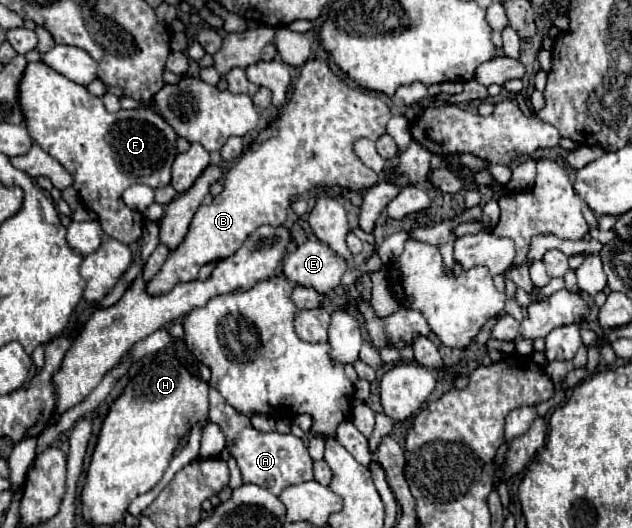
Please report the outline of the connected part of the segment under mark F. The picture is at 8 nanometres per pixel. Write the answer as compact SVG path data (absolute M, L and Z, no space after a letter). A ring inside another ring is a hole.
M42 61L26 65L26 71L22 73L22 79L18 83L18 101L24 113L24 125L30 131L30 139L34 139L36 145L40 145L52 159L56 159L72 175L74 179L72 187L80 193L84 207L92 209L98 215L102 229L110 237L126 245L138 241L142 237L144 219L138 211L126 207L126 203L122 201L122 193L134 183L144 183L154 189L158 185L166 187L170 183L170 169L178 153L174 129L158 113L150 111L144 105L134 111L120 109L116 113L108 113L104 109L102 99L90 95L86 87L66 79L64 75L56 73Z

